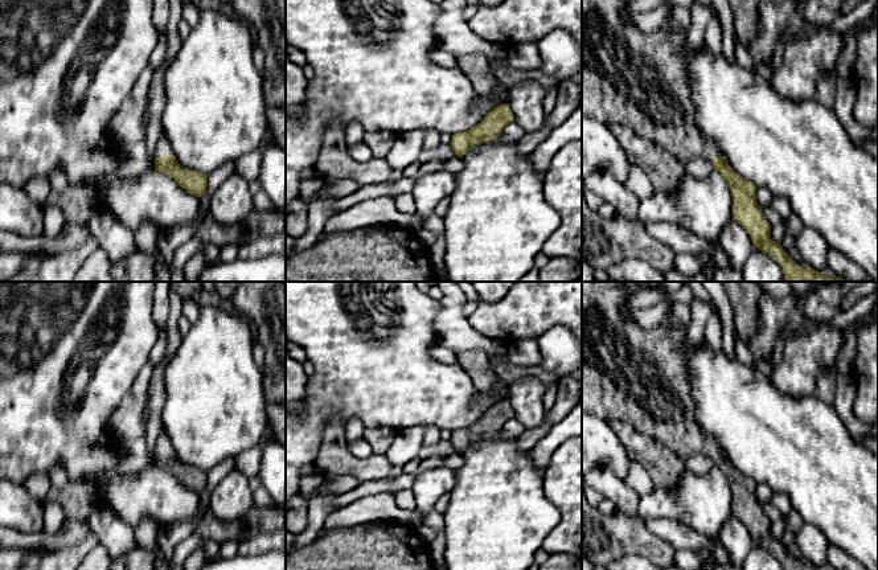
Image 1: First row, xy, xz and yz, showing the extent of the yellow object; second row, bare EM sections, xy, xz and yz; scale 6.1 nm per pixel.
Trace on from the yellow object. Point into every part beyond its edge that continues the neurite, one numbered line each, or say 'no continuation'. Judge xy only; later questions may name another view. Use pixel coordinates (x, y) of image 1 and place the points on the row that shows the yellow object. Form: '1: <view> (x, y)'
1: xy (163, 147)

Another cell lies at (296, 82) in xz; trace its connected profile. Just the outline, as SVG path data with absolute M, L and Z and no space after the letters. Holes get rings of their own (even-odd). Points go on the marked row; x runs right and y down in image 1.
M286 44L286 112L291 112L299 118L304 111L308 81L303 73L303 67L288 60L287 46Z

